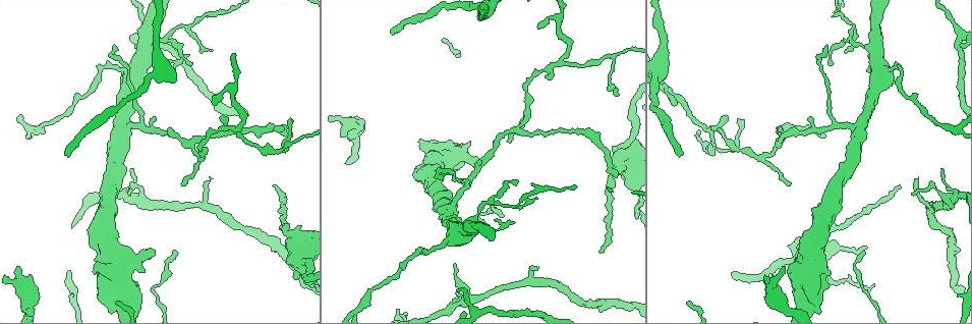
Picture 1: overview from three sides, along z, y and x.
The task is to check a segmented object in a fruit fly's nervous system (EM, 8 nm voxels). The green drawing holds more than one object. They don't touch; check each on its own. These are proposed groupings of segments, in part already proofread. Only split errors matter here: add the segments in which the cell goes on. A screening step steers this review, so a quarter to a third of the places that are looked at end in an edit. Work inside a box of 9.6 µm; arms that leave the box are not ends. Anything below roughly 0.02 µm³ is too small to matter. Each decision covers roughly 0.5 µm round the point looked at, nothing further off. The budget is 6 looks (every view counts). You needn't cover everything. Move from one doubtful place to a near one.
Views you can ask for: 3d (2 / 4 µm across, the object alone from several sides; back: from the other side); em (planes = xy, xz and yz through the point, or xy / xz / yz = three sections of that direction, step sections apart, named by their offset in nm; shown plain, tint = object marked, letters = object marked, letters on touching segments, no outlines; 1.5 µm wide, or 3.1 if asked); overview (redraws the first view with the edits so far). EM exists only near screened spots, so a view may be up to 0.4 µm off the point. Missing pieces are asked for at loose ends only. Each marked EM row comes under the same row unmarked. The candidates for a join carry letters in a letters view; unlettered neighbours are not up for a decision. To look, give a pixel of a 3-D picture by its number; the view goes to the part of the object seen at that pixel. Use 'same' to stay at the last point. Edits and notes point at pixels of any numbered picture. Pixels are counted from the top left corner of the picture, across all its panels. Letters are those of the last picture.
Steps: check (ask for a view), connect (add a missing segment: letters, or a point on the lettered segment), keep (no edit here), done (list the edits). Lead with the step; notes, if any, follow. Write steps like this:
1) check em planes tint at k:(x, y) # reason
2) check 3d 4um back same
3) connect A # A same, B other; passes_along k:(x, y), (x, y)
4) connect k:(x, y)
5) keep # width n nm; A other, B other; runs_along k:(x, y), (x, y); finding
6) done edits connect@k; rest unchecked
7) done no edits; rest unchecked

check em 3.1um planes tint at 1:(918, 181) # branch stops here

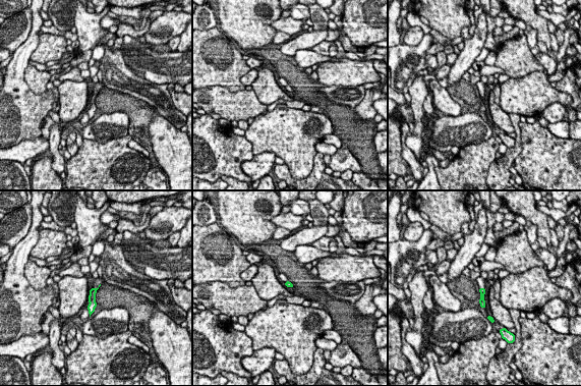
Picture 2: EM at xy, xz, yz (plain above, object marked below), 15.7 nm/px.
check em 3.1um planes letters same

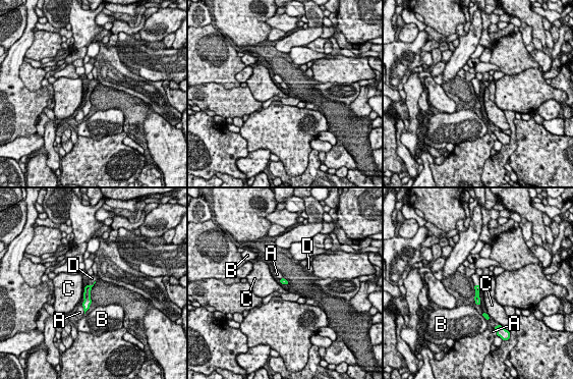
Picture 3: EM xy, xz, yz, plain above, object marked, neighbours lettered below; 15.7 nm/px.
connect 3:(92, 278) # width 90 nm; A other, B other, C other, D same; the cell continues

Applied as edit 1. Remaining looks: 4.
check overview # redraw

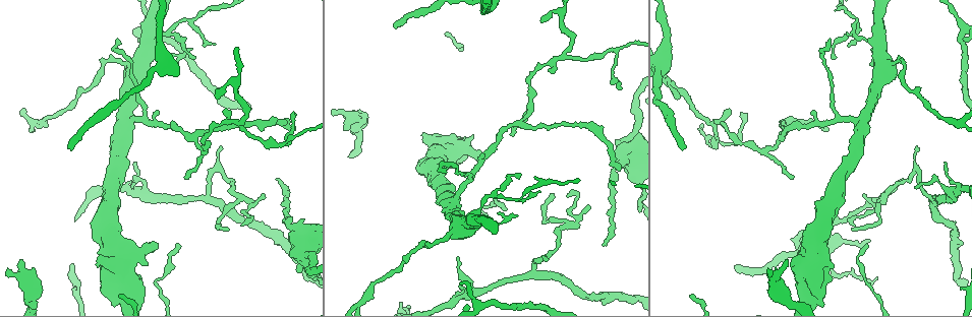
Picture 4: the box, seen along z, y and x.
check 3d 2um at 4:(872, 65) # tapers out

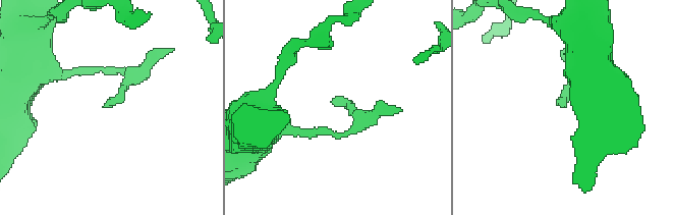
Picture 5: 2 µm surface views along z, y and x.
check em planes letters at 5:(562, 105)

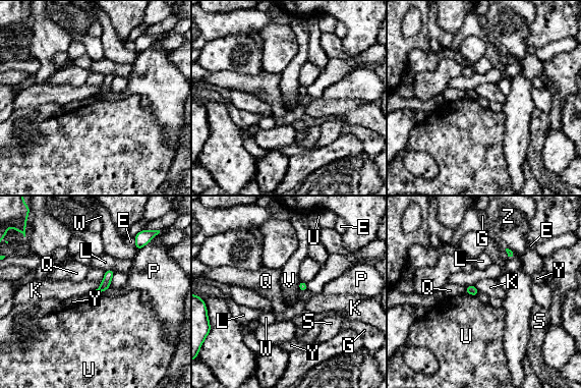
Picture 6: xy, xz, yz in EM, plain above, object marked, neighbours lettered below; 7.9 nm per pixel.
keep # E other, G other, K other, L other, P other, Q other, S other, U other, V other, W other, Y other, Z other; border 6:(466, 292), (476, 296); none of them fits

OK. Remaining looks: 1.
done edits connect@3; rest unchecked

